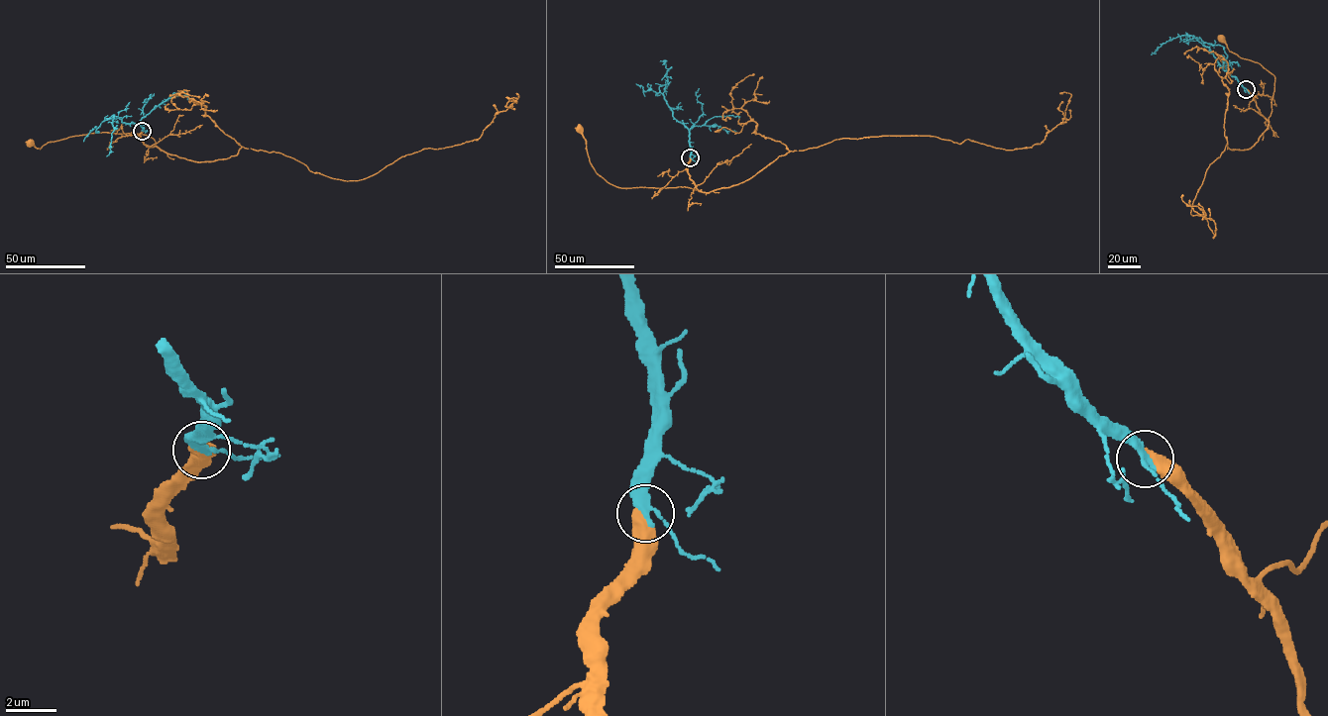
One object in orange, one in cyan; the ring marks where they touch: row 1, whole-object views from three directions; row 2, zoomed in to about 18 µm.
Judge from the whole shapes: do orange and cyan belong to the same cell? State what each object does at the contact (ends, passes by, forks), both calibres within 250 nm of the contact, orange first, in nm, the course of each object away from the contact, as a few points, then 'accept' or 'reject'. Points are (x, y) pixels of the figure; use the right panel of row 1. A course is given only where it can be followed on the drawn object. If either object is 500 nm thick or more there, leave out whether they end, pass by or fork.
500/280 nm | orange via (1246, 89), (1269, 120), (1275, 76), (1259, 63), (1231, 51), (1220, 38) | cyan via (1246, 89), (1224, 70), (1209, 48), (1190, 35), (1173, 38), (1151, 54) | accept

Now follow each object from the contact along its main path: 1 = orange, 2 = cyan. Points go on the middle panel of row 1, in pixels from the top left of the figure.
1: (690, 157), (687, 170), (700, 191), (678, 186), (616, 187), (595, 170), (579, 127)
2: (690, 157), (690, 132), (675, 119), (665, 100), (663, 92), (667, 84), (668, 69), (665, 61), (660, 61)

